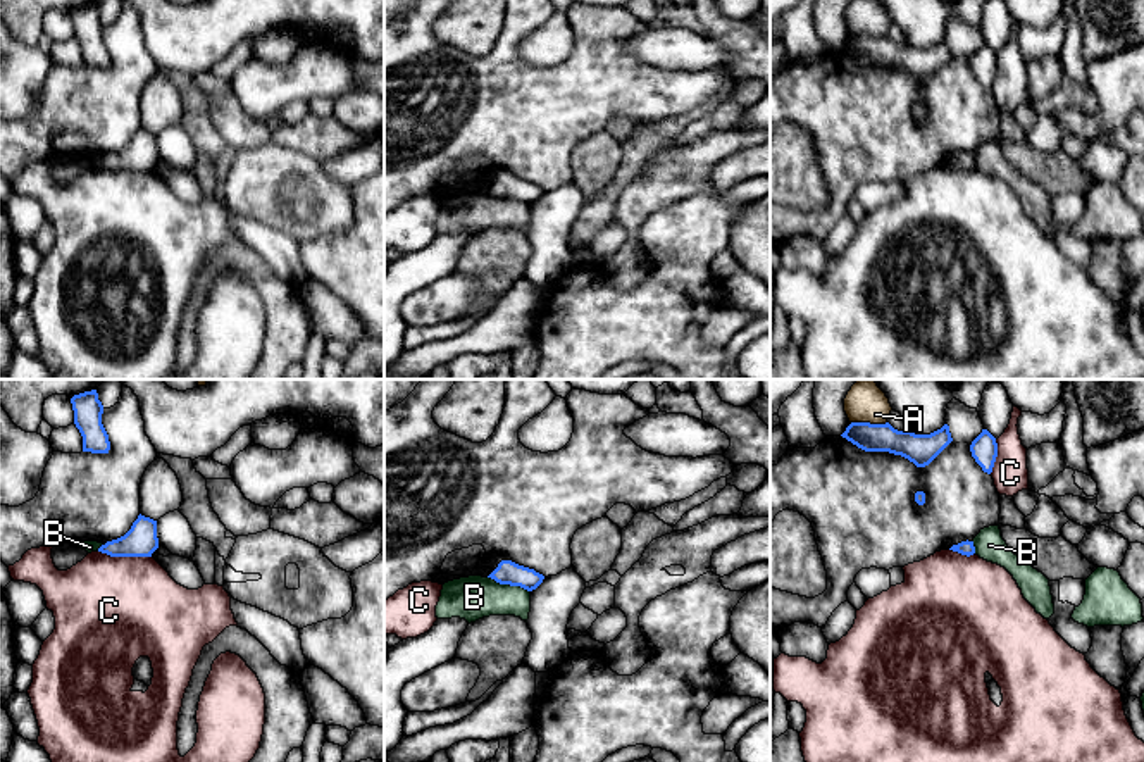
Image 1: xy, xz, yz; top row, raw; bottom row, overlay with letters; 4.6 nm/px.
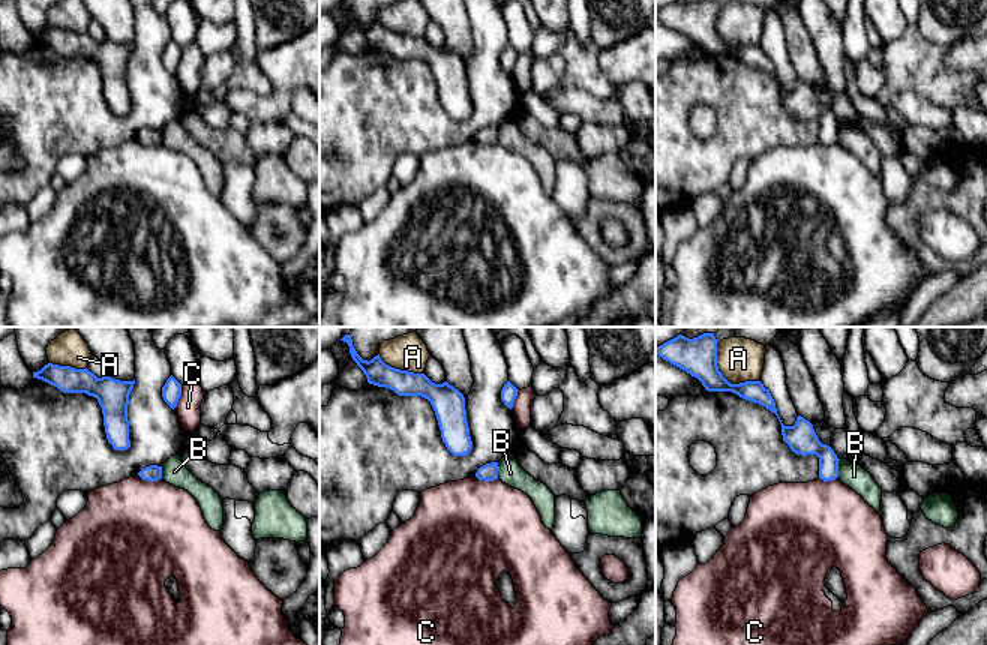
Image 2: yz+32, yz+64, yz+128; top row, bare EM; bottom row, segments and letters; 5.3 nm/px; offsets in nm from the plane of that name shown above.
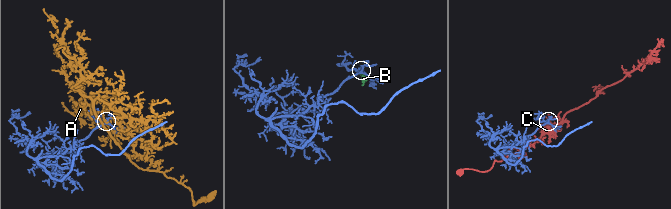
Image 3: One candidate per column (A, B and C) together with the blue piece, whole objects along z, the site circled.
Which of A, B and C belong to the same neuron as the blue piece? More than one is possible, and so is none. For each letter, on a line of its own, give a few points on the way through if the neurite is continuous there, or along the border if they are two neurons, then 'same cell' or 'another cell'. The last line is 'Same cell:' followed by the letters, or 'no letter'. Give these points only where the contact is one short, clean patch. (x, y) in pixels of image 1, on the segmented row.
A: another cell
B: border xz (488, 576), (500, 583), (519, 585), (529, 592); another cell
C: another cell
Same cell: no letter

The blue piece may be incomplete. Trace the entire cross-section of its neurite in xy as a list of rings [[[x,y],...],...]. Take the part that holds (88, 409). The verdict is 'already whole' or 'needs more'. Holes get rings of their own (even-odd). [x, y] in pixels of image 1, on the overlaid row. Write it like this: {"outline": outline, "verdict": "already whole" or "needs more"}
{"outline": [[[96,390],[74,395],[71,398],[74,424],[83,436],[83,452],[109,453],[110,441],[102,424],[103,405]]], "verdict": "already whole"}

